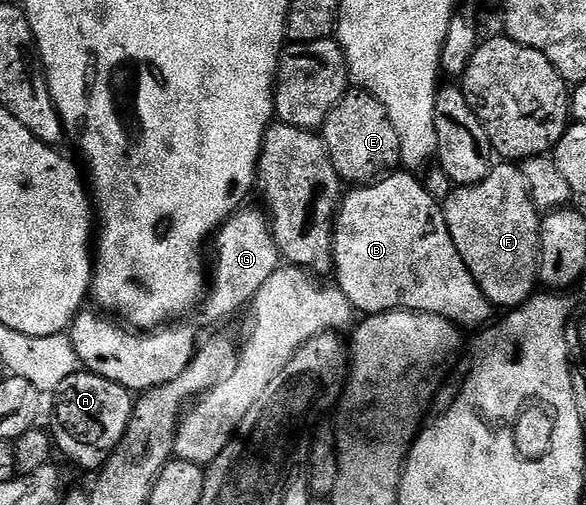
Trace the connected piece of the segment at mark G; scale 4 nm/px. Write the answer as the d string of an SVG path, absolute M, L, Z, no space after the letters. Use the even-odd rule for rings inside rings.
M240 208L219 227L213 238L213 246L215 242L215 271L212 269L209 274L209 289L205 294L205 301L202 303L201 311L211 322L223 322L226 318L231 318L239 309L246 307L255 301L257 292L261 292L261 288L265 284L265 280L269 280L269 276L273 276L273 272L277 272L281 265L281 257L279 254L277 241L274 239L274 233L271 230L271 220L262 209L247 210L248 208Z

